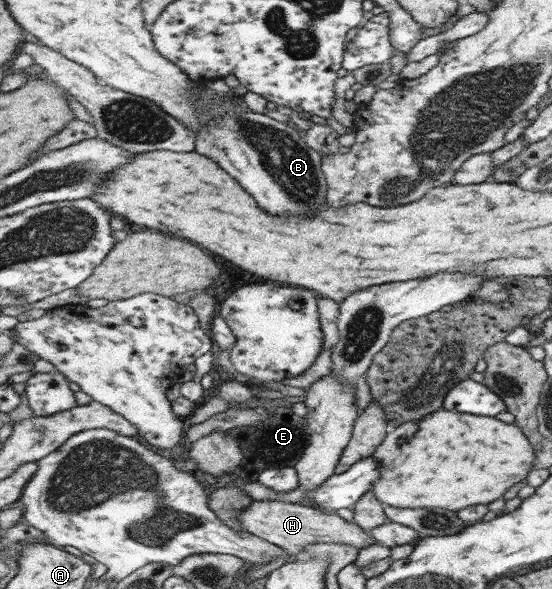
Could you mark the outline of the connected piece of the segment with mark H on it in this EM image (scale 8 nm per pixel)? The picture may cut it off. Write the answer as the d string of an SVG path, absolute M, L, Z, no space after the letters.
M254 500L250 507L243 510L239 521L249 533L256 534L281 548L288 554L299 556L304 546L313 543L345 543L364 549L379 543L371 533L365 534L357 524L345 522L341 516L329 510L317 511L307 505L278 500Z

